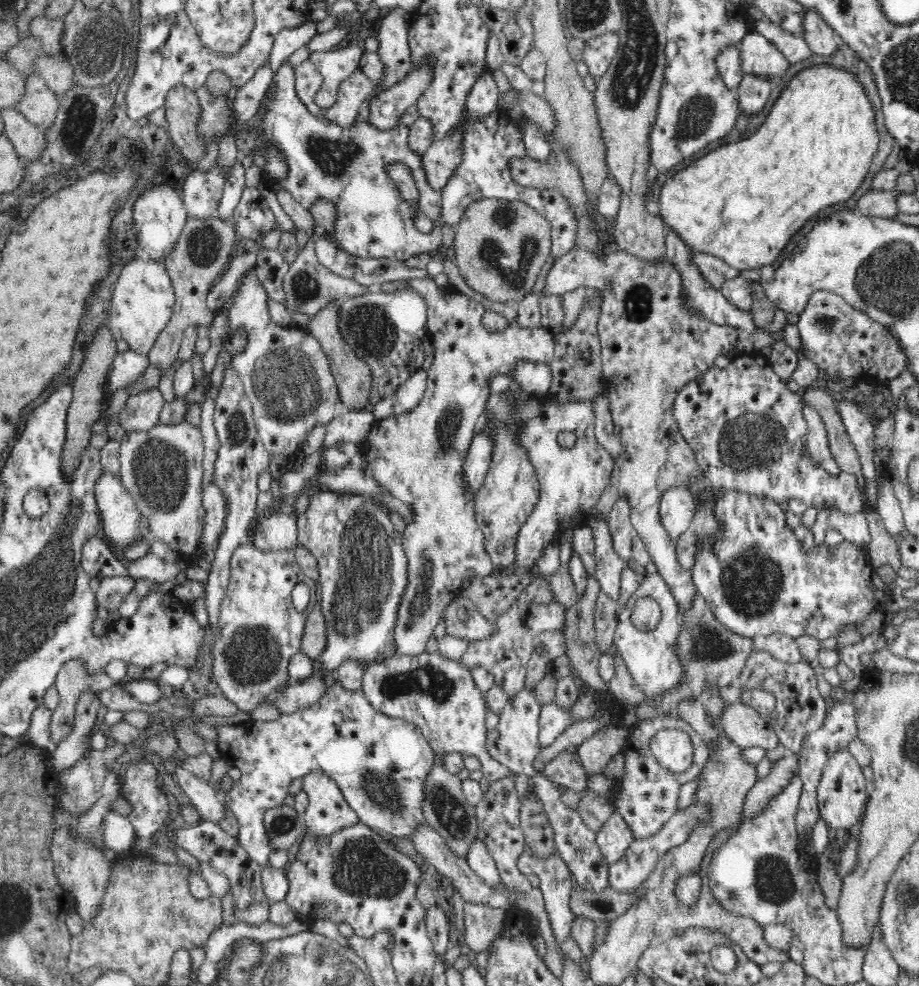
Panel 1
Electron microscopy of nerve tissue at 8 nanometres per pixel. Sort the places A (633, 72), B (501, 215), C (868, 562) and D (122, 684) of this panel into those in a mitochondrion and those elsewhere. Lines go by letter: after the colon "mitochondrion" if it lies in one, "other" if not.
A: mitochondrion
B: mitochondrion
C: other
D: other

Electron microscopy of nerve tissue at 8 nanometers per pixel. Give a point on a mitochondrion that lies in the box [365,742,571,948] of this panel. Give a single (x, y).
(450, 814)

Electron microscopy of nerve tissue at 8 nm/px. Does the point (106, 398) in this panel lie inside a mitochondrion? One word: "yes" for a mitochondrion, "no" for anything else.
no

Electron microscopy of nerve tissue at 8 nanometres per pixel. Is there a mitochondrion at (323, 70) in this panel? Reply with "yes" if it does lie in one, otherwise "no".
no

